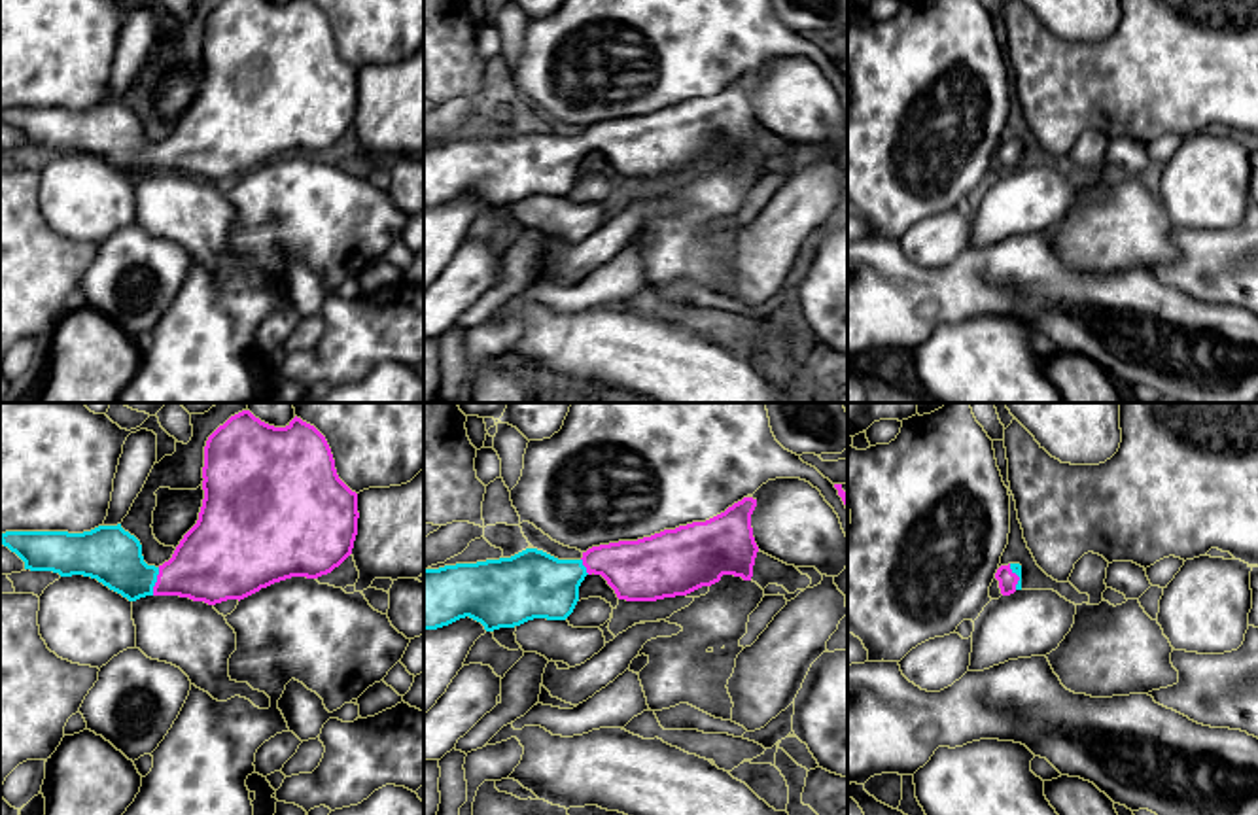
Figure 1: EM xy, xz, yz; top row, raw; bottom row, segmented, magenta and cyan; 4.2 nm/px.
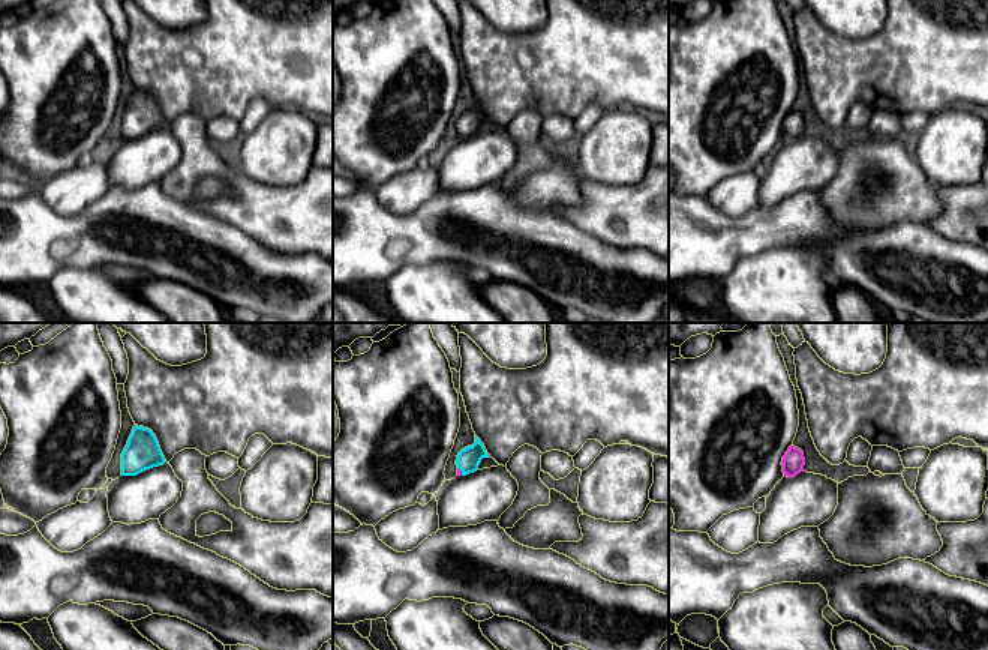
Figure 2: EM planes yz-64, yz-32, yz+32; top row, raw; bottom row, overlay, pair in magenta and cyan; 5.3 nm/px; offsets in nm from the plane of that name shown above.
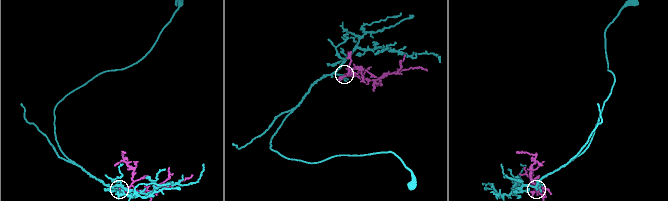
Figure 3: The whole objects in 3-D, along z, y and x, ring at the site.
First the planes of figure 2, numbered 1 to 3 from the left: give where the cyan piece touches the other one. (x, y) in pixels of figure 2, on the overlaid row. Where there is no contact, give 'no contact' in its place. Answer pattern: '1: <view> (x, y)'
1: no contact
2: yz-32 (461, 470)
3: no contact

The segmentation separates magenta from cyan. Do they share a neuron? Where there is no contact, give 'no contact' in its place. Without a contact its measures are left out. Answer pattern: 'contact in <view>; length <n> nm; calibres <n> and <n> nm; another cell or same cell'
contact in xy; length 120 nm; calibres 320 and 240 nm; same cell

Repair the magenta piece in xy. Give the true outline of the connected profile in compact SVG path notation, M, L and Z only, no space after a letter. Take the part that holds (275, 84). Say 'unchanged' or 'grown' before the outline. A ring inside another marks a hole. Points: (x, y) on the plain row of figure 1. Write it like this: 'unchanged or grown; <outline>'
grown; M223 0L206 17L202 55L204 76L199 96L183 112L172 134L159 144L144 138L140 117L121 100L98 102L83 110L6 108L0 110L0 119L25 138L25 146L91 153L129 178L146 172L180 172L208 182L240 178L291 153L318 155L352 130L359 95L358 70L339 55L331 25L314 2Z

